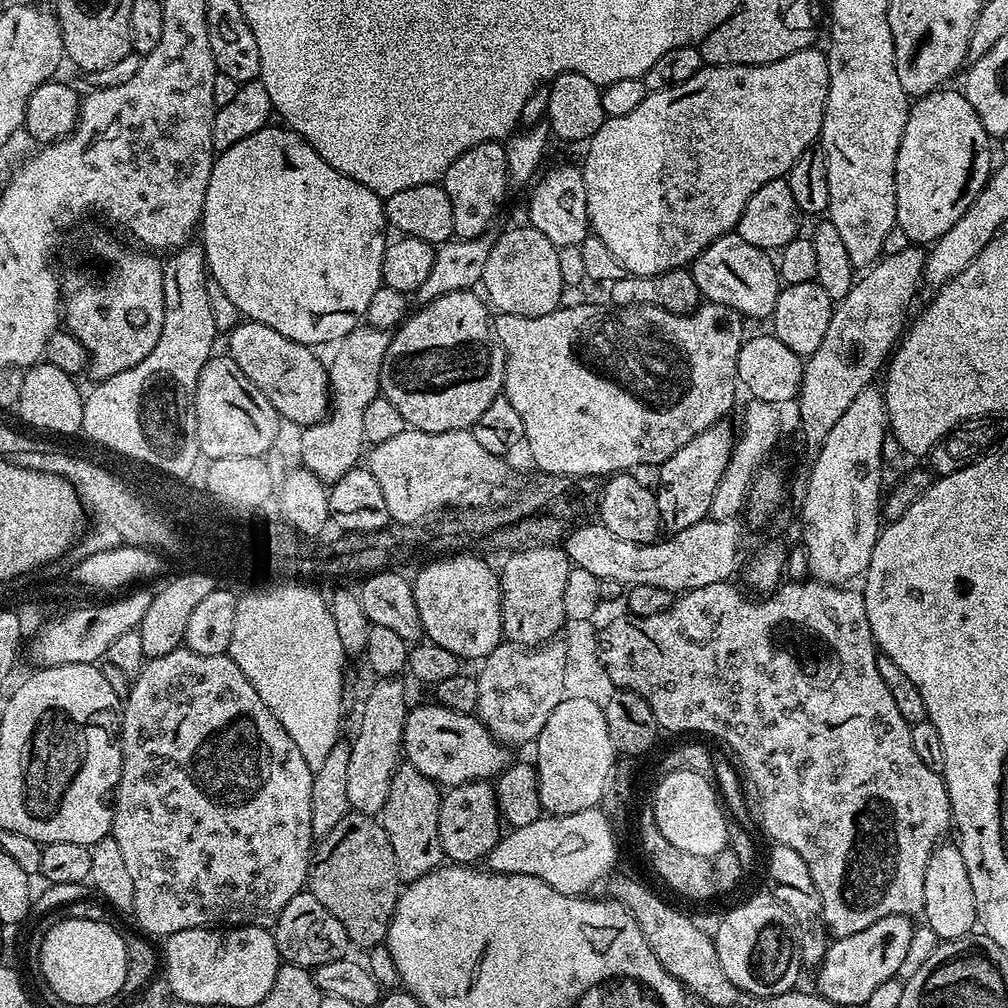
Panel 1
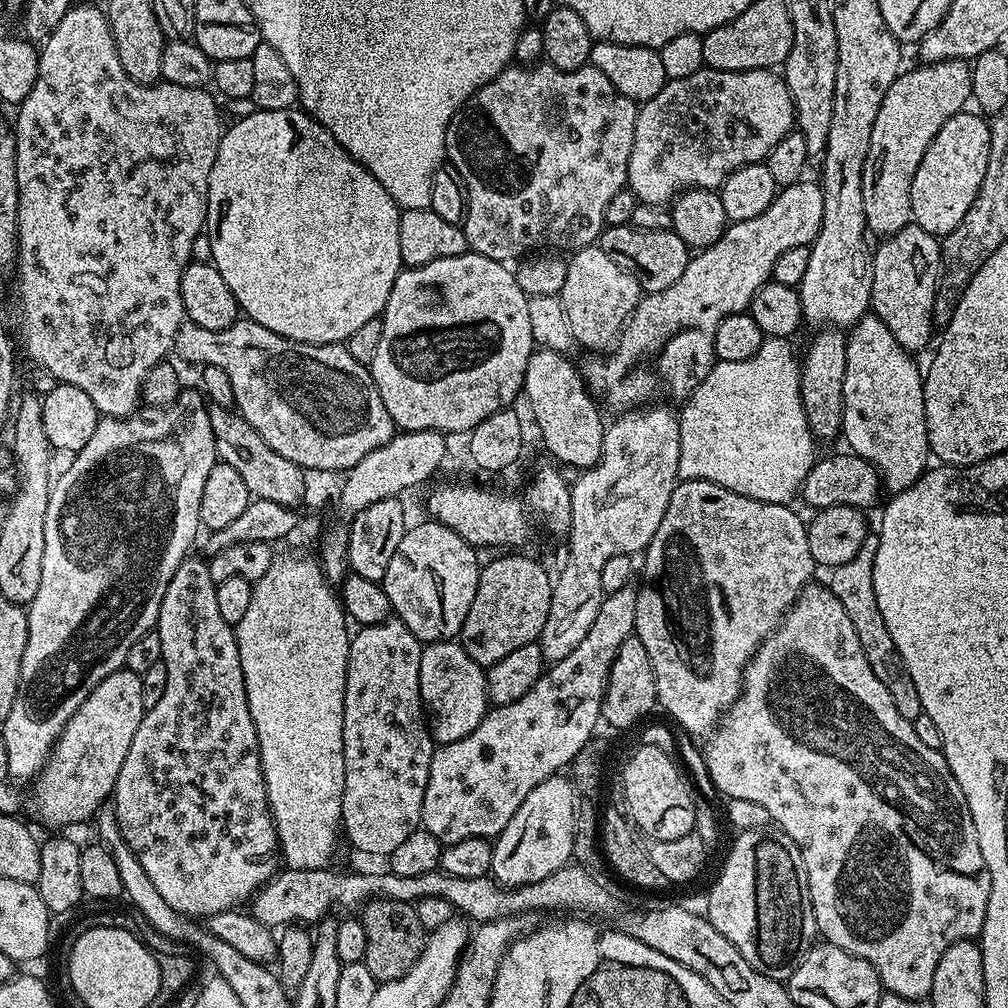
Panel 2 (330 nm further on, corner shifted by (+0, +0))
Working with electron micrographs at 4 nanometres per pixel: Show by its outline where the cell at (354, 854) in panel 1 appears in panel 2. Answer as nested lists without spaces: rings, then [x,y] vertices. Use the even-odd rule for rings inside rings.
[[[372,900],[364,905],[362,919],[366,930],[366,954],[363,964],[377,982],[402,978],[422,954],[426,929],[418,922],[415,907],[407,900]]]

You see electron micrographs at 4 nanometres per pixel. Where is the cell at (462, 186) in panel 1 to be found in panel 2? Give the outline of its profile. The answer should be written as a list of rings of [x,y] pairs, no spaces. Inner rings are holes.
[[[537,62],[531,66],[509,66],[500,72],[486,86],[482,86],[454,114],[450,126],[446,130],[446,146],[444,155],[447,163],[462,174],[468,191],[468,209],[462,225],[468,247],[480,256],[501,262],[512,262],[515,256],[528,252],[531,248],[538,250],[560,250],[565,248],[568,254],[577,248],[586,248],[599,241],[600,233],[606,225],[606,206],[610,206],[610,198],[618,194],[628,183],[628,167],[630,166],[630,150],[634,150],[634,122],[636,121],[637,101],[626,98],[626,94],[618,94],[614,86],[606,79],[602,70],[585,66],[578,70],[558,70],[547,62]]]

